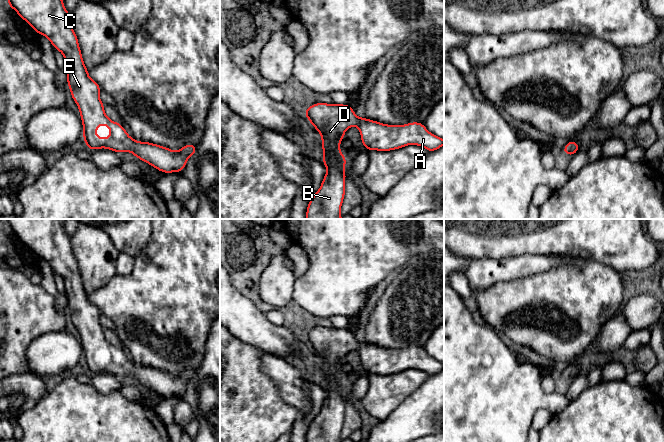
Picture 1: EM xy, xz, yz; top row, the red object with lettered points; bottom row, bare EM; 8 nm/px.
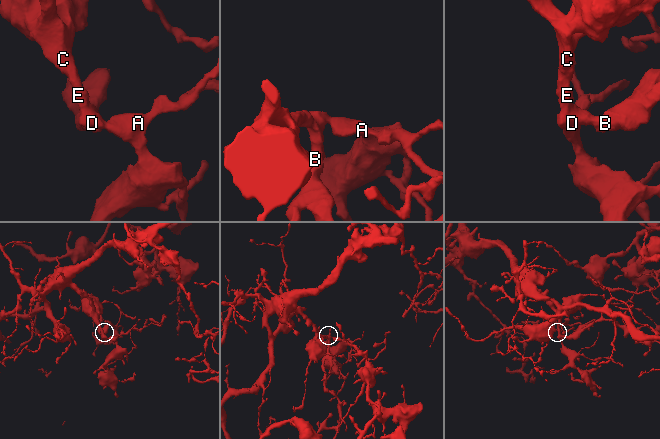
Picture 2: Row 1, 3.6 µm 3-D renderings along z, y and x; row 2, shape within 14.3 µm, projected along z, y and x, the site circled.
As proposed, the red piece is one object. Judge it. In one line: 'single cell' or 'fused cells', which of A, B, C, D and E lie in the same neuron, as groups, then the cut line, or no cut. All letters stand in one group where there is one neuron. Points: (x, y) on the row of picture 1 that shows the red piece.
single cell | A B C D E | no cut

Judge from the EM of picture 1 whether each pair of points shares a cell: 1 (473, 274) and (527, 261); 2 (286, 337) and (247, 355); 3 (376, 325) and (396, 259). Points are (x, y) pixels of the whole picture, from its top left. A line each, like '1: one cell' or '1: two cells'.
1: one cell
2: two cells
3: two cells

